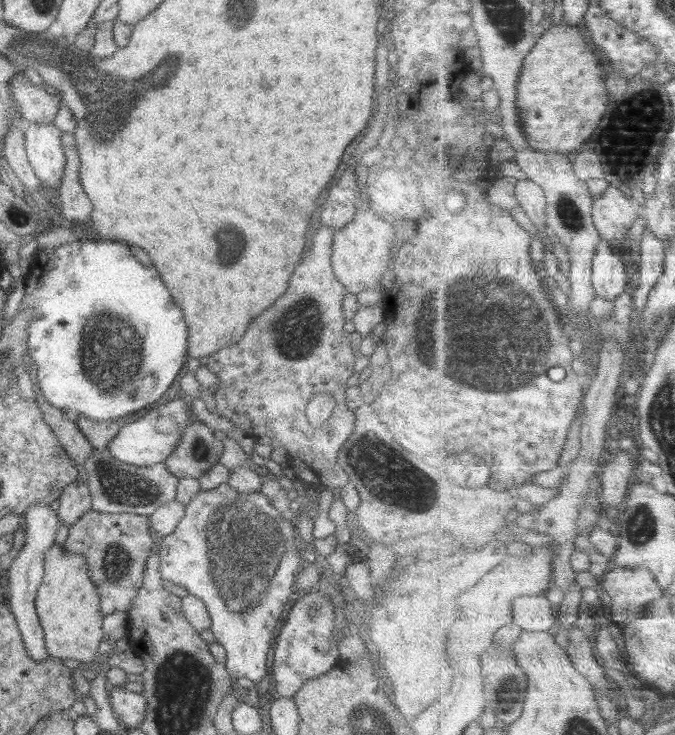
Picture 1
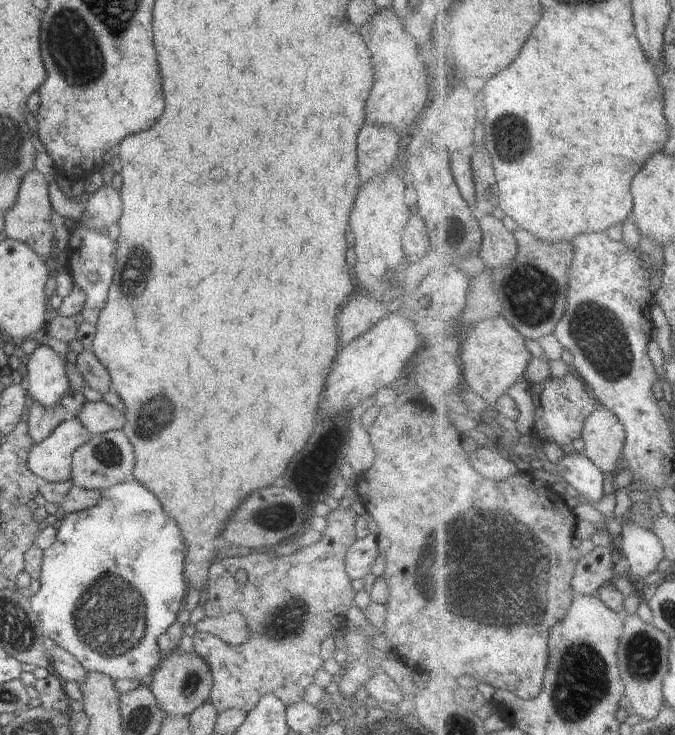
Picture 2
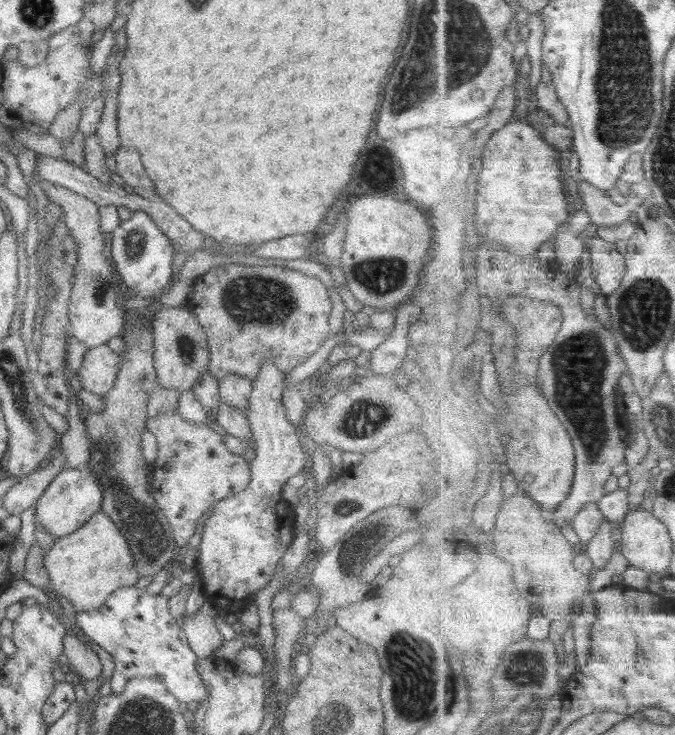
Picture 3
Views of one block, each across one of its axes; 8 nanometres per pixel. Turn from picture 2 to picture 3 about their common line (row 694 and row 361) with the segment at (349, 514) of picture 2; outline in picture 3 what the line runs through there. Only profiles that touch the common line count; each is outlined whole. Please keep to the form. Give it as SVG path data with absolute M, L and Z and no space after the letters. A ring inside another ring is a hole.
M231 260L225 266L211 268L205 274L202 274L195 279L195 282L193 283L194 292L192 293L192 298L189 300L189 309L195 313L197 321L205 330L210 361L209 372L210 376L214 377L216 380L219 381L222 377L226 376L226 374L238 374L238 376L246 377L253 382L258 376L258 372L262 370L264 361L274 361L274 366L278 368L278 372L288 374L297 366L303 364L308 356L314 354L316 350L330 338L331 328L329 325L329 318L330 312L332 312L332 303L327 288L322 281L315 276L306 276L306 274L302 274L302 272L298 270L282 268L282 266L285 266L282 262L269 266L251 266L241 265L234 260Z

